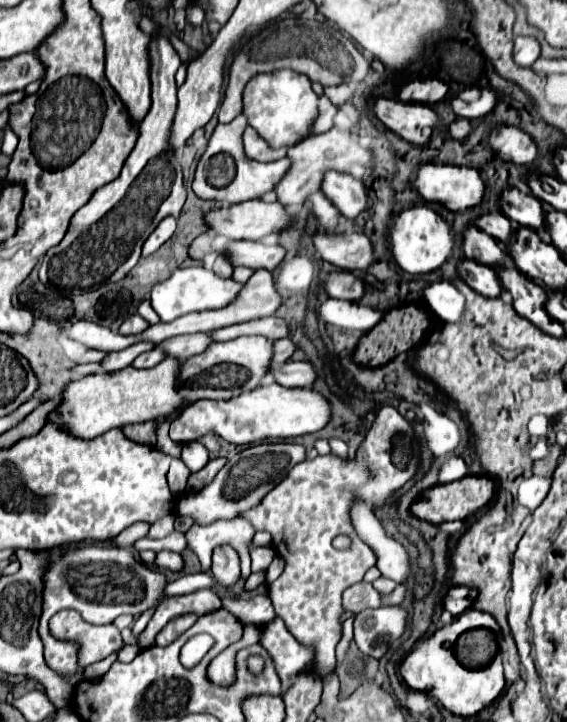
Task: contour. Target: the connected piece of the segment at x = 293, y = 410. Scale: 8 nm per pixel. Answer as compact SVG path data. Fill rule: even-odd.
M277 383L255 387L249 393L241 393L237 399L227 401L197 401L189 405L179 419L171 421L169 435L177 443L191 443L209 433L235 443L249 445L265 439L291 439L323 429L331 419L329 403L313 389L289 389Z

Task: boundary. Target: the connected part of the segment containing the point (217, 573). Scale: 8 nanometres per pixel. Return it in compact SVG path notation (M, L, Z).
M215 547L211 573L219 587L231 589L239 579L239 555L233 547Z

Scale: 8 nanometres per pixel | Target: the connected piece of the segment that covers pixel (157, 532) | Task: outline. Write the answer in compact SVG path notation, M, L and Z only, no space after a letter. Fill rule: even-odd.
M167 515L165 519L157 519L157 523L153 523L149 529L149 537L159 539L159 537L169 535L173 531L173 523L175 523L175 515Z

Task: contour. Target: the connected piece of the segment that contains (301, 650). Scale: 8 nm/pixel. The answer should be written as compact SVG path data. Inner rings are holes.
M275 617L271 623L261 627L259 645L273 659L275 671L281 679L281 687L291 687L291 681L299 673L311 673L313 667L313 647L299 643L285 627L283 619Z

